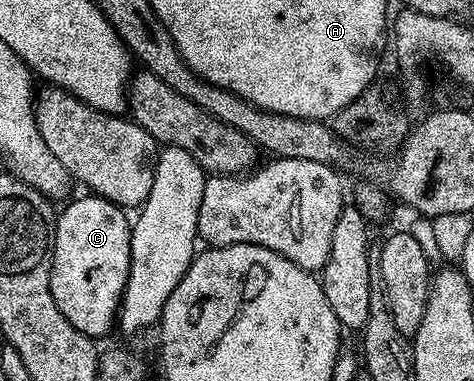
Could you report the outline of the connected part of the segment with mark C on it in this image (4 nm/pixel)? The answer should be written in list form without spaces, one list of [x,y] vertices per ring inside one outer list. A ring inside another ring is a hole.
[[[85,195],[79,200],[71,199],[71,204],[57,213],[50,261],[50,289],[60,314],[64,314],[80,334],[99,338],[116,328],[116,317],[130,273],[132,224],[127,213],[117,204],[102,196]]]

